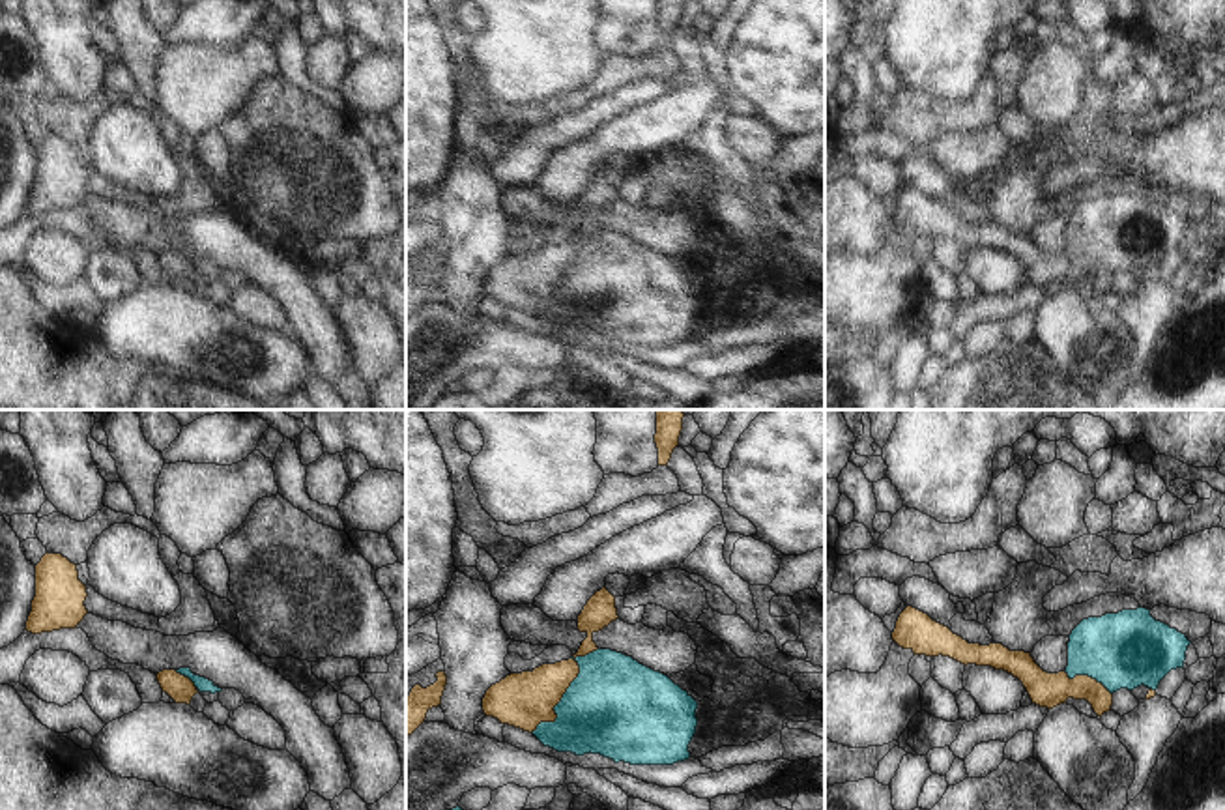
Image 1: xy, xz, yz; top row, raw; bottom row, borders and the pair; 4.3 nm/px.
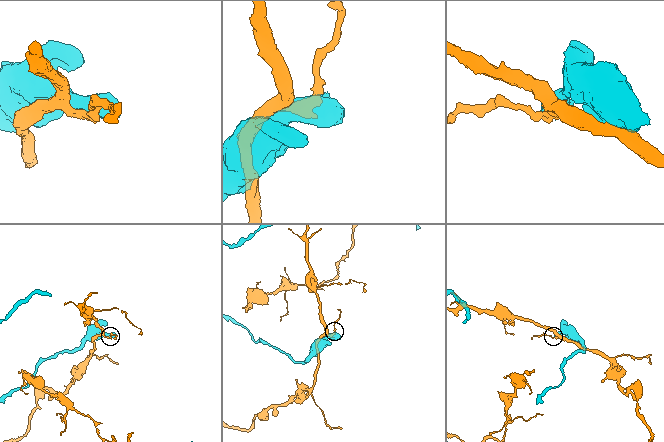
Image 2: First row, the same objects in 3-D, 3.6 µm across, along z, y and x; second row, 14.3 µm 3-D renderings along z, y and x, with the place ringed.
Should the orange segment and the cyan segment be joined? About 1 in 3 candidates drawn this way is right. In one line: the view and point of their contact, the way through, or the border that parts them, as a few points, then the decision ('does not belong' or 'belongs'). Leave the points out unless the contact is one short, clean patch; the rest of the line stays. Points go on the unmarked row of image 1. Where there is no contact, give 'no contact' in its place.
contact xz (565, 272); does not belong

